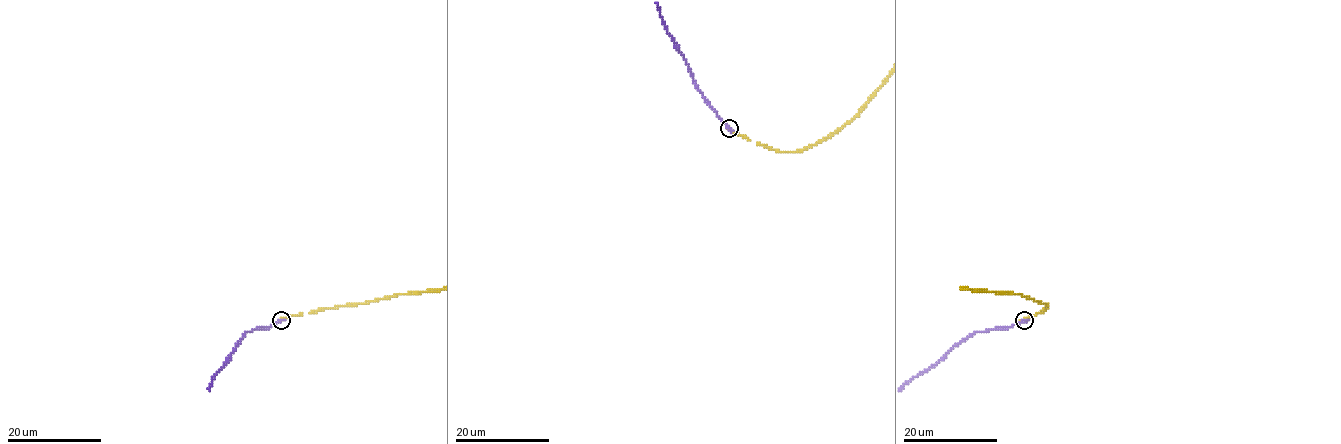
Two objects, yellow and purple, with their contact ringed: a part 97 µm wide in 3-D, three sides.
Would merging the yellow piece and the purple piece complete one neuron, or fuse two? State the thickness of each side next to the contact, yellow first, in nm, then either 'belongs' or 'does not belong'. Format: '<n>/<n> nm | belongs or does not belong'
240/340 nm | does not belong

